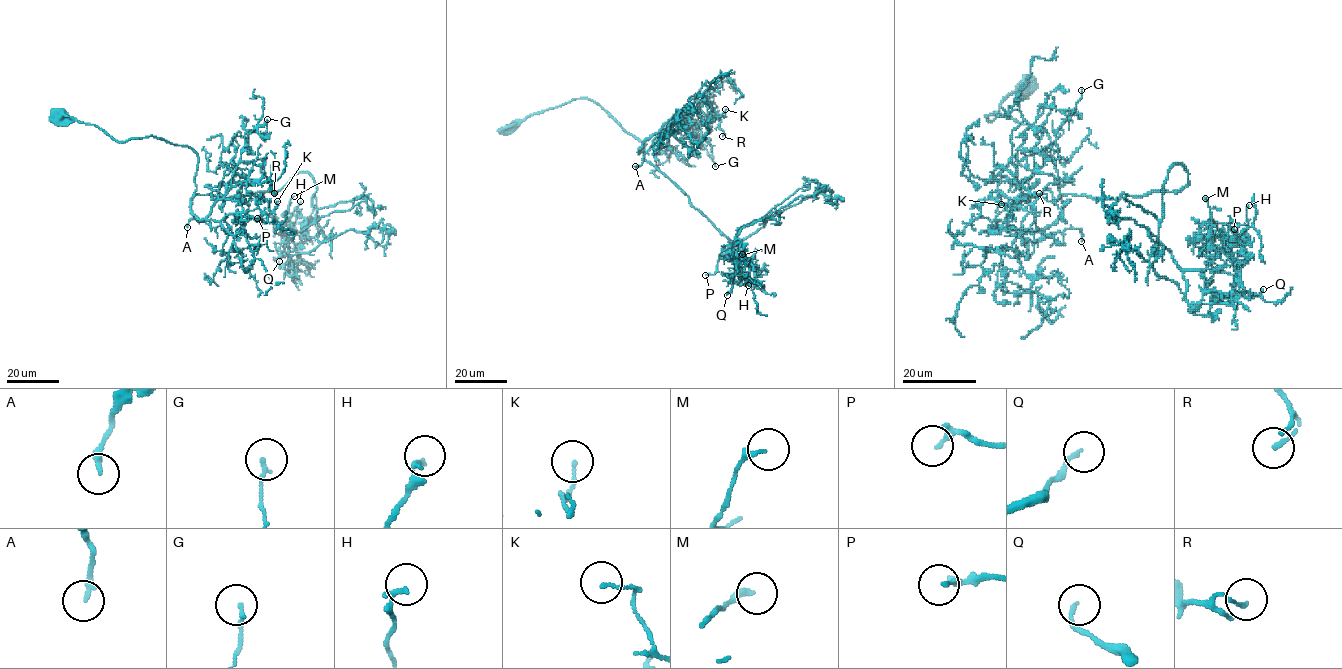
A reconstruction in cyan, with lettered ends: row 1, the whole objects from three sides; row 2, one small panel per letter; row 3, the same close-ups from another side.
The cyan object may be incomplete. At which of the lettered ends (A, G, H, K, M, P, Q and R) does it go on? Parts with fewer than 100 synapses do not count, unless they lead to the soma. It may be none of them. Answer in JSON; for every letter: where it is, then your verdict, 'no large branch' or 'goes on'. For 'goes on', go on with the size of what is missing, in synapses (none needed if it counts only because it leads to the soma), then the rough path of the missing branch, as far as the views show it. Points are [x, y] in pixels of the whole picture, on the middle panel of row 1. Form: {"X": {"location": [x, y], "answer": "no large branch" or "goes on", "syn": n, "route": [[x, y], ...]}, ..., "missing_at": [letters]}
{"A": {"location": [635, 166], "answer": "no large branch"}, "G": {"location": [715, 166], "answer": "no large branch"}, "H": {"location": [748, 285], "answer": "no large branch"}, "K": {"location": [725, 109], "answer": "no large branch"}, "M": {"location": [742, 254], "answer": "no large branch"}, "P": {"location": [705, 275], "answer": "no large branch"}, "Q": {"location": [727, 295], "answer": "no large branch"}, "R": {"location": [722, 136], "answer": "no large branch"}, "missing_at": []}

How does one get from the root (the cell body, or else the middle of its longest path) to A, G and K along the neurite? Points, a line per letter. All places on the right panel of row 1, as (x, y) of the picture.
A: (1031, 86), (986, 116), (1050, 138), (1063, 212), (1019, 235), (1079, 228), (1081, 241)
G: (1031, 86), (986, 117), (1050, 138), (1063, 212), (1039, 230), (1018, 148), (1042, 105), (1074, 109), (1081, 90)
K: (1031, 86), (986, 117), (1046, 133), (1063, 212), (1018, 233), (980, 214), (996, 199), (1012, 222), (1001, 204)

